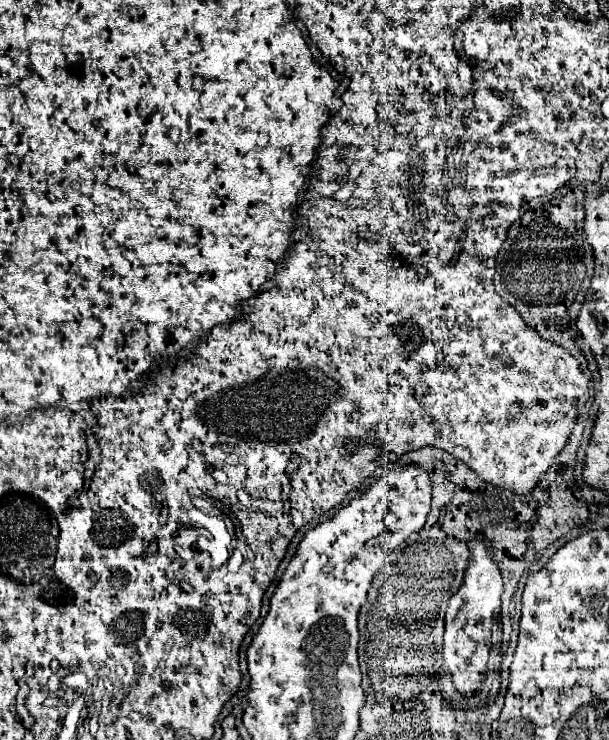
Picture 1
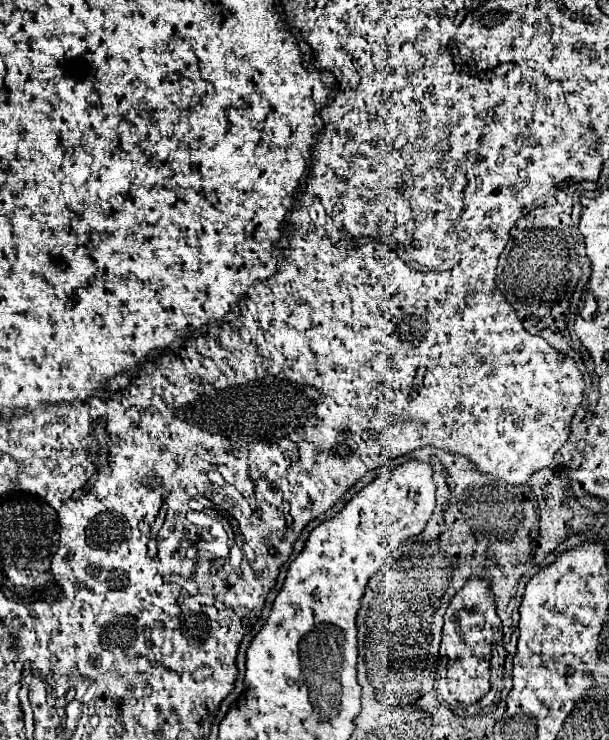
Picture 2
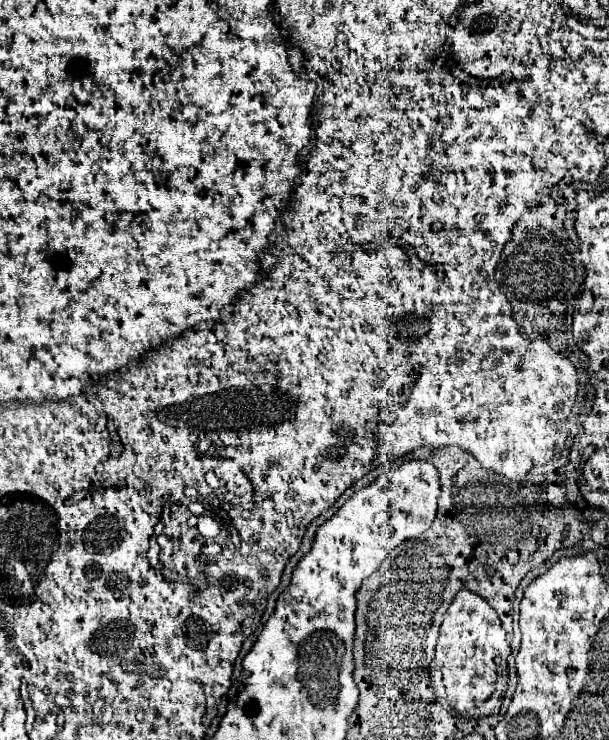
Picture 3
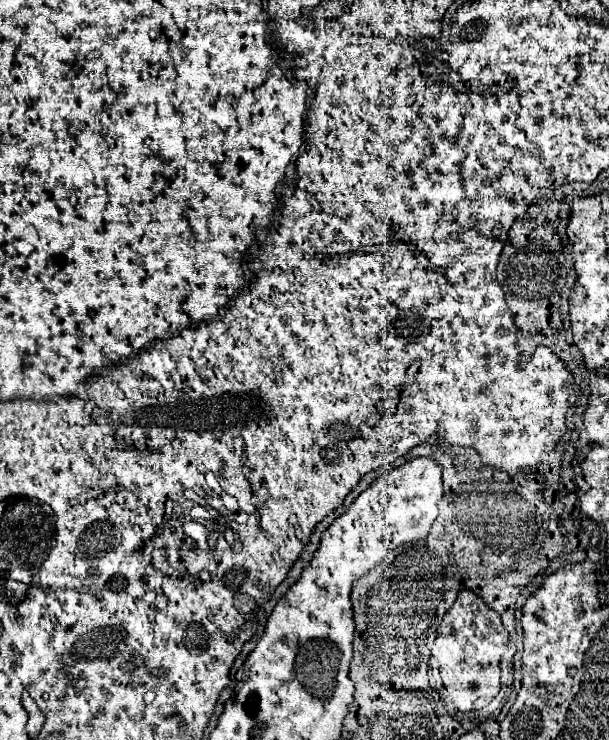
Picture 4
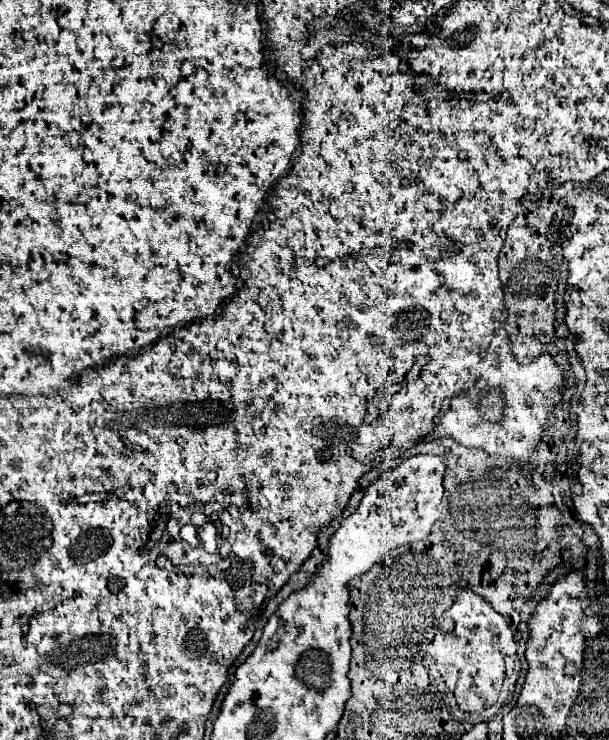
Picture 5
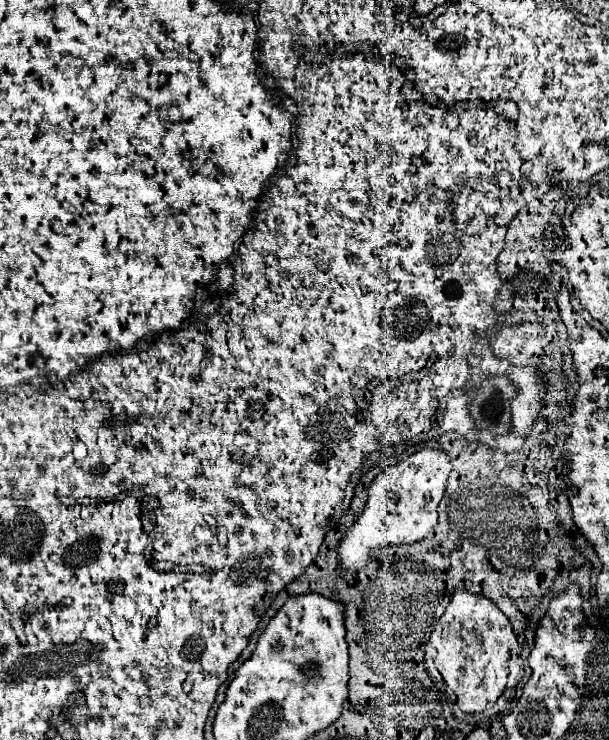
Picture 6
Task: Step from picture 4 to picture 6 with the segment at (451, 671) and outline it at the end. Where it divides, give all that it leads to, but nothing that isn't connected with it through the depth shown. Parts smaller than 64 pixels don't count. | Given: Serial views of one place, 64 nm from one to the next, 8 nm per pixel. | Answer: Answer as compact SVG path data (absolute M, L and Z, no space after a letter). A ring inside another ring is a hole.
M462 590L452 596L448 608L440 616L426 646L426 656L434 660L438 672L444 676L444 682L460 696L458 702L462 710L466 708L468 714L474 714L490 710L502 696L514 642L516 634L508 628L508 618L484 596Z

